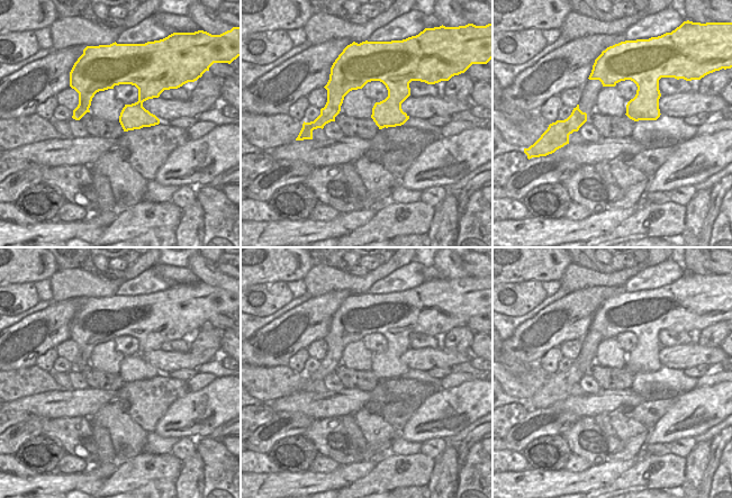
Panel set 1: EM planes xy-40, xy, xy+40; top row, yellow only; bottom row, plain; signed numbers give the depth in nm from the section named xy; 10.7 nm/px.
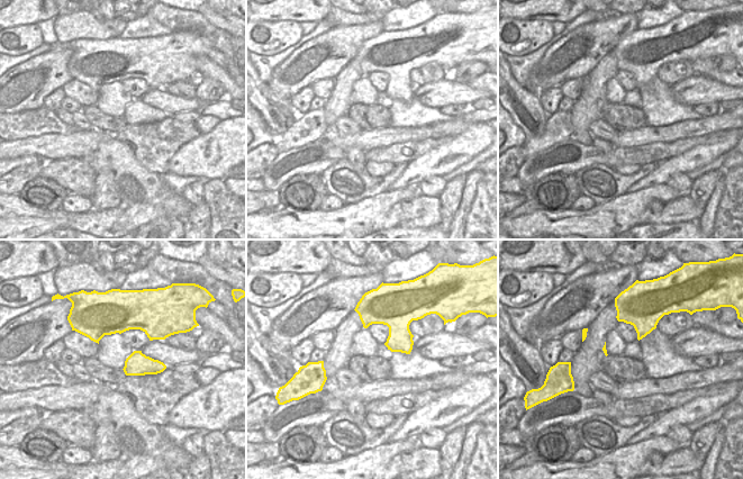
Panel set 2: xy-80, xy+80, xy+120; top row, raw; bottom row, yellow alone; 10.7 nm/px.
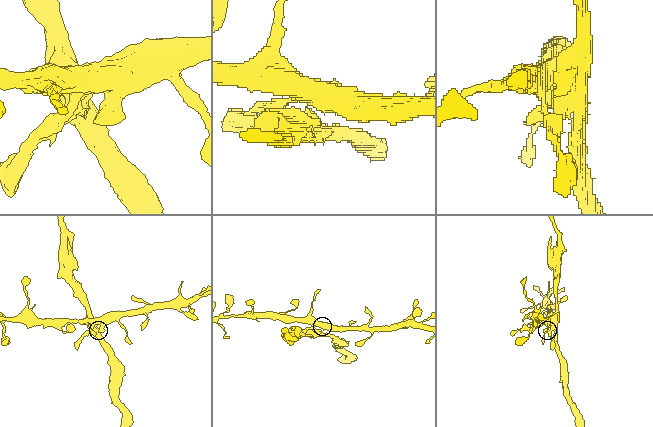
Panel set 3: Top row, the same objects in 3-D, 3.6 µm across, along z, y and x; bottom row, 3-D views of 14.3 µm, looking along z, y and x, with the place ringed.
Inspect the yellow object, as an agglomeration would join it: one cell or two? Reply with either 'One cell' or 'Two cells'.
Two cells.

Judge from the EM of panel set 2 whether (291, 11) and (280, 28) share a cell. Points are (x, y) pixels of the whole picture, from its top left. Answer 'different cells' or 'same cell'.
different cells

